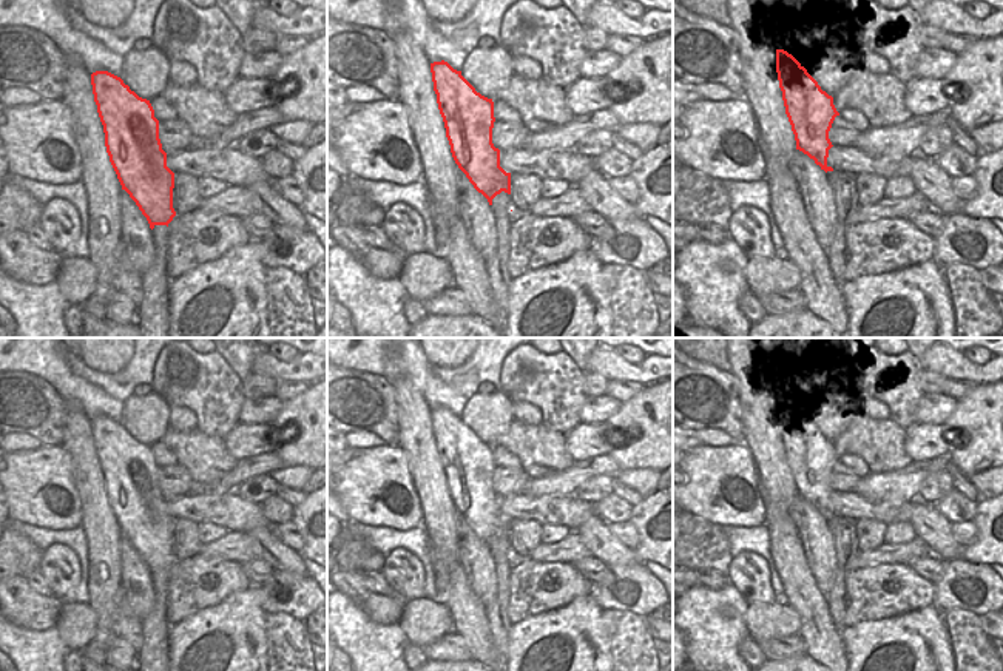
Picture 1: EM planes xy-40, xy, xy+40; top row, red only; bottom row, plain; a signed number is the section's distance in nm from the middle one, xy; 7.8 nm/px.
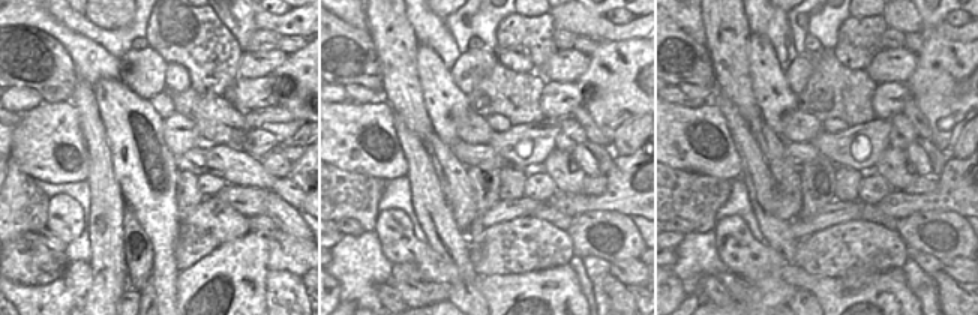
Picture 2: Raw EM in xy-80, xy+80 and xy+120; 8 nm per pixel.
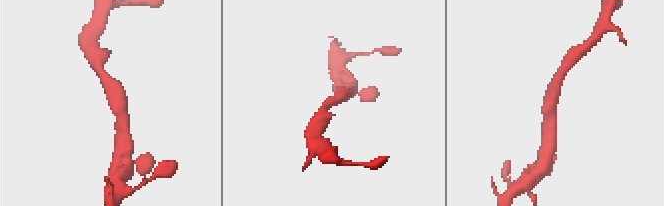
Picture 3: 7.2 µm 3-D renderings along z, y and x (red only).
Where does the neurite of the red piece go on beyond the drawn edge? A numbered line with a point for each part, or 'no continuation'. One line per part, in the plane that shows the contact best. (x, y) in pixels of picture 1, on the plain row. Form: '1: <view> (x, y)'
no continuation

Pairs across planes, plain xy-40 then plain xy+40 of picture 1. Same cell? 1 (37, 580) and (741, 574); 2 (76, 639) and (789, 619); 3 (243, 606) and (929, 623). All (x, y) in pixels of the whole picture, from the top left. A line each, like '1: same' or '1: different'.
1: different
2: same
3: same

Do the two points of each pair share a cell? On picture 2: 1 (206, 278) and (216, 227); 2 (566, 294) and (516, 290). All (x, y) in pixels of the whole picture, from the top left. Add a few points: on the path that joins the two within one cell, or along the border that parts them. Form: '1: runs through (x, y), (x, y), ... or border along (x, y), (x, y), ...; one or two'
1: border along (243, 234), (221, 243), (182, 270); two
2: runs through (554, 294), (528, 294); one

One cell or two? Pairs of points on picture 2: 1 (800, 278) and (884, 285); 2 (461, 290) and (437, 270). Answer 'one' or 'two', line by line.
1: one
2: two

